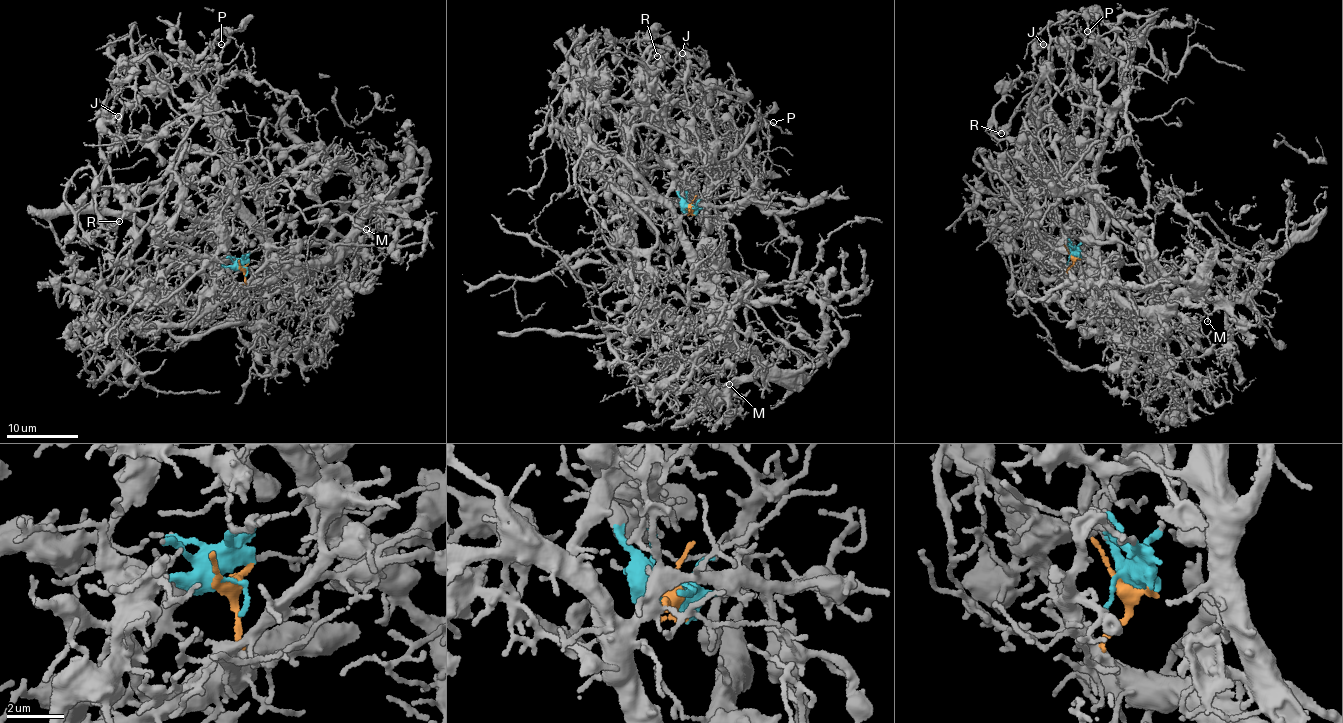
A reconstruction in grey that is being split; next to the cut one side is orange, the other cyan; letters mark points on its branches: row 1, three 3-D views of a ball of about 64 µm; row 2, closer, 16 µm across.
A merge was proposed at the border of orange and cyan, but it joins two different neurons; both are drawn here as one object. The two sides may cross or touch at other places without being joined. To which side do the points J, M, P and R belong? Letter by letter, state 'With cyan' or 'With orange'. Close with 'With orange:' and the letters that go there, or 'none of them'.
J: With cyan
M: With orange
P: With cyan
R: With cyan
With orange: M

